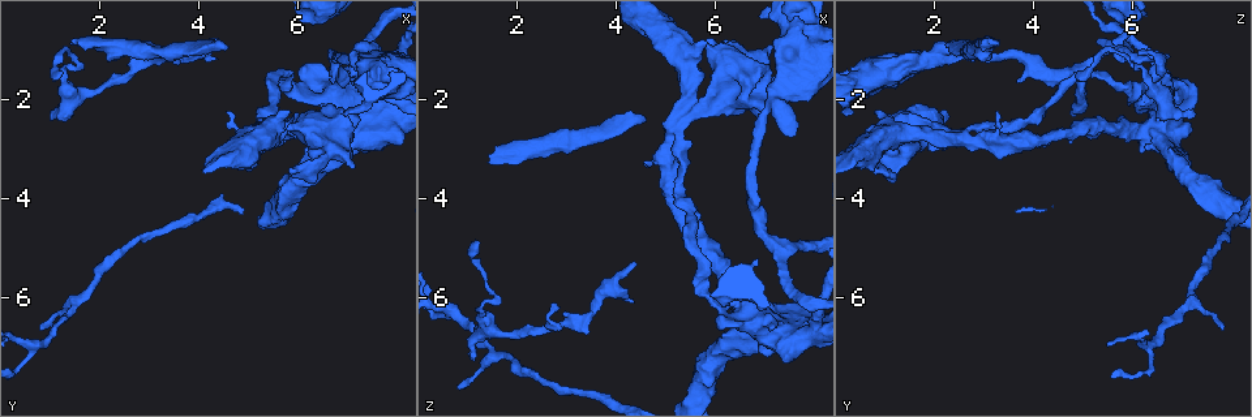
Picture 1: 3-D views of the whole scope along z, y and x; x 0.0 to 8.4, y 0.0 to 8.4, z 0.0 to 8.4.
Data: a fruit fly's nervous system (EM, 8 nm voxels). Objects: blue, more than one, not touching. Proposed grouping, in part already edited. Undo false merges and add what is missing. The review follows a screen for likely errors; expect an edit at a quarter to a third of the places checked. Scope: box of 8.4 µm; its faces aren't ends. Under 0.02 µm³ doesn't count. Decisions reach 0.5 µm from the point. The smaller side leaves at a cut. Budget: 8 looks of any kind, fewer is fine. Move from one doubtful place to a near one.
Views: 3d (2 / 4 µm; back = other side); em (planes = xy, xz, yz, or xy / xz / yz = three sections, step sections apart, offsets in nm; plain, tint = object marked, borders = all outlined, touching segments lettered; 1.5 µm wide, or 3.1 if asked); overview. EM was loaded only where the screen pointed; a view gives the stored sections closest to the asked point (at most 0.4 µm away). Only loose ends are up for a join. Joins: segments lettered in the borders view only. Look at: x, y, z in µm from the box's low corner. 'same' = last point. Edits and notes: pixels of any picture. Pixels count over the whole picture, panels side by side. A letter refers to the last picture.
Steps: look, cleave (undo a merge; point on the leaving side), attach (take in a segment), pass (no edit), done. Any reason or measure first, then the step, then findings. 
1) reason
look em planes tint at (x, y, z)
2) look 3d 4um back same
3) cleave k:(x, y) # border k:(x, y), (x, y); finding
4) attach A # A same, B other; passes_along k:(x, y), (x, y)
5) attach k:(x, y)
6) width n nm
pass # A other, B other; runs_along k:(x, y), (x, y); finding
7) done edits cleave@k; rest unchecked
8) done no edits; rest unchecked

abrupt turn
look 3d 4um at (5.45, 2.75, 2.30)

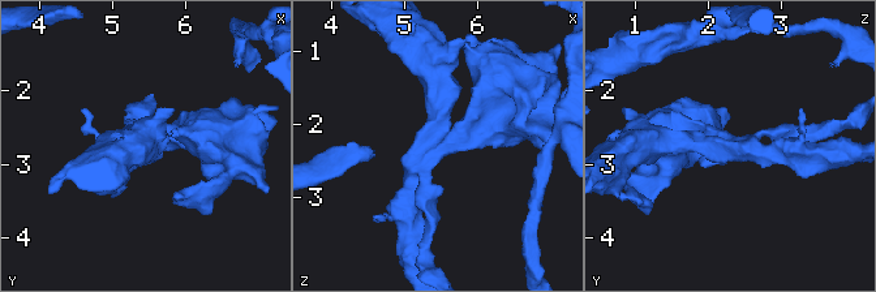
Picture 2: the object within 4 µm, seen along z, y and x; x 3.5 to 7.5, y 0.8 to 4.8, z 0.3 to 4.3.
need the tissue
look em planes borders at (5.50, 2.75, 2.30)

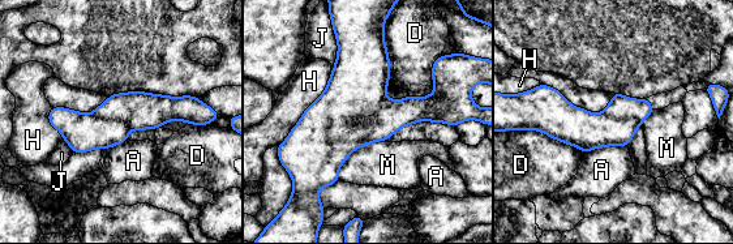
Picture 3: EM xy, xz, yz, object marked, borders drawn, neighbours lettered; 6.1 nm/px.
cleave 3:(393, 115) # A other, D other, H other, J other, M other; part_leaving 3:(98, 111), (187, 110), (196, 112); a second neuron is stuck on

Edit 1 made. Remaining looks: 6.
look overview

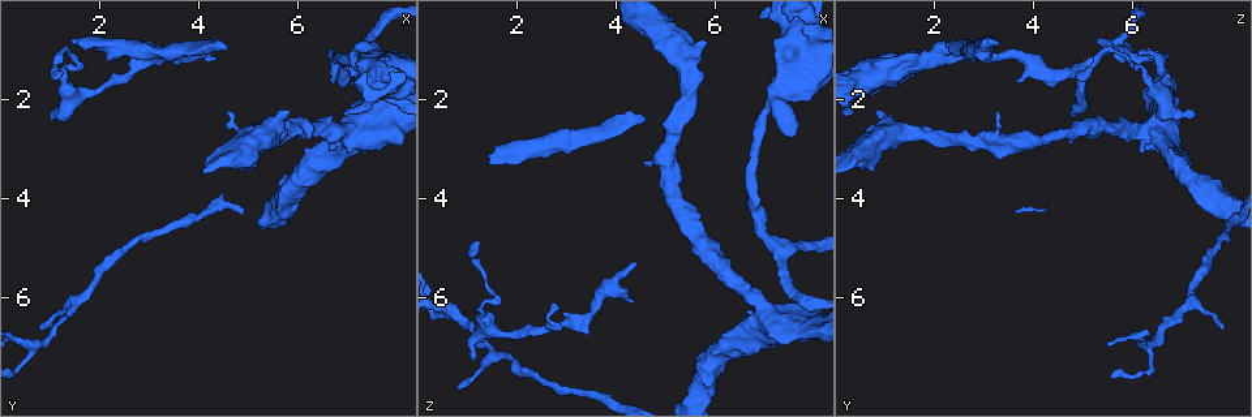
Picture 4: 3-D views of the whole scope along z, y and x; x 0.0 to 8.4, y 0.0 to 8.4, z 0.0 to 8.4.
three-way junction
look em yz step 8 tint at (7.20, 1.40, 4.95)

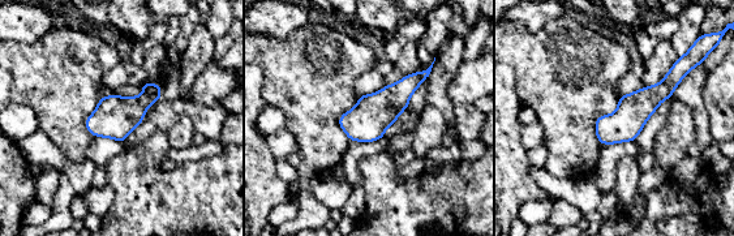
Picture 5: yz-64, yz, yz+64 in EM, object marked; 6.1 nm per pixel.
look em planes borders same

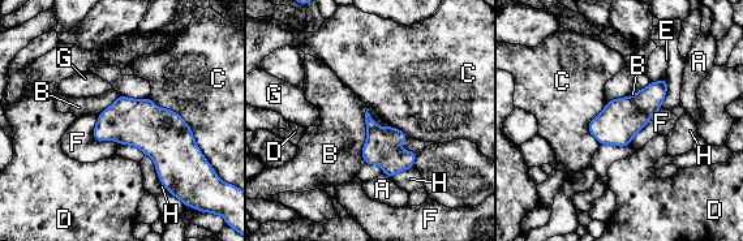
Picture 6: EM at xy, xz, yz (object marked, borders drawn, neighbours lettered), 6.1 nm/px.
width 110 nm; longest_contact C 500 nm
pass # A other, B other, C other, D other, E other, F other, G other, H other; all the same neuron

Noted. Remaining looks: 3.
thin end
look em planes borders at (4.35, 0.85, 5.30)

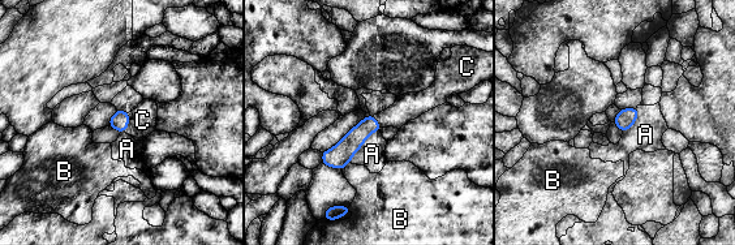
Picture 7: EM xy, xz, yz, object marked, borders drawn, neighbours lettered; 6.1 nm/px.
attach C # A other, B other, C same; the neuron continues

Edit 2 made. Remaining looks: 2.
look overview

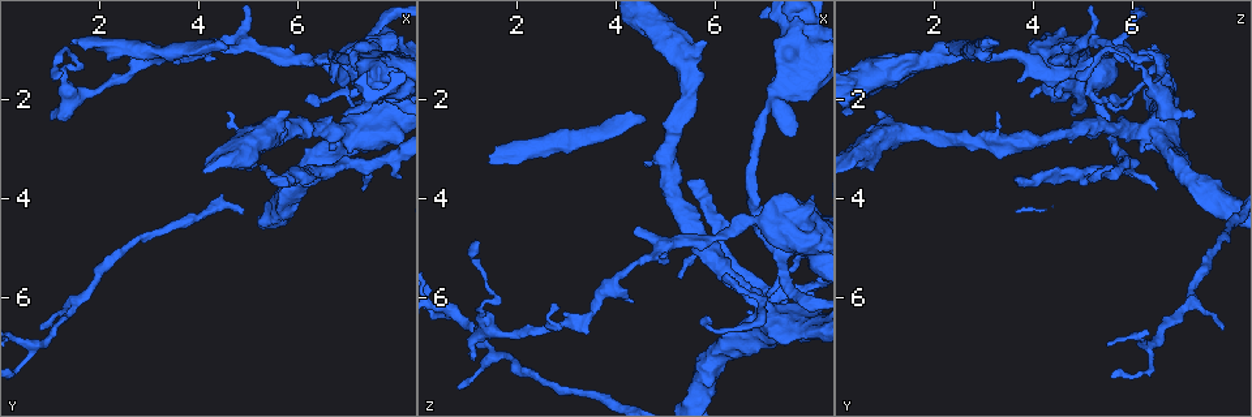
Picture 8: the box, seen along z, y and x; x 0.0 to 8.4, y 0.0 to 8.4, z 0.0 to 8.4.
tapers out
look em planes borders at (2.80, 1.00, 6.10)

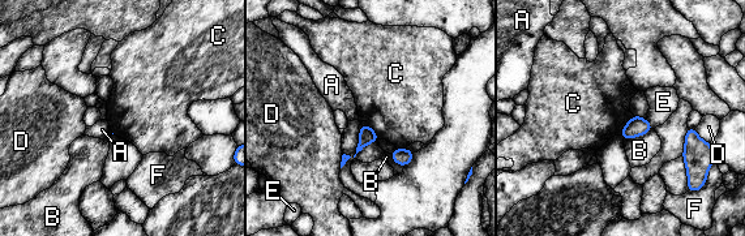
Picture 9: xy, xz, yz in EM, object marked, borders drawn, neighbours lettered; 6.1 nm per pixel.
pass # A other, B other, C other, D other, E other, F other; border 9:(362, 123), (367, 124), (379, 138); no lettered segment goes on from it

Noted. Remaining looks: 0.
done edits cleave@3, attach@7; rest unchecked

